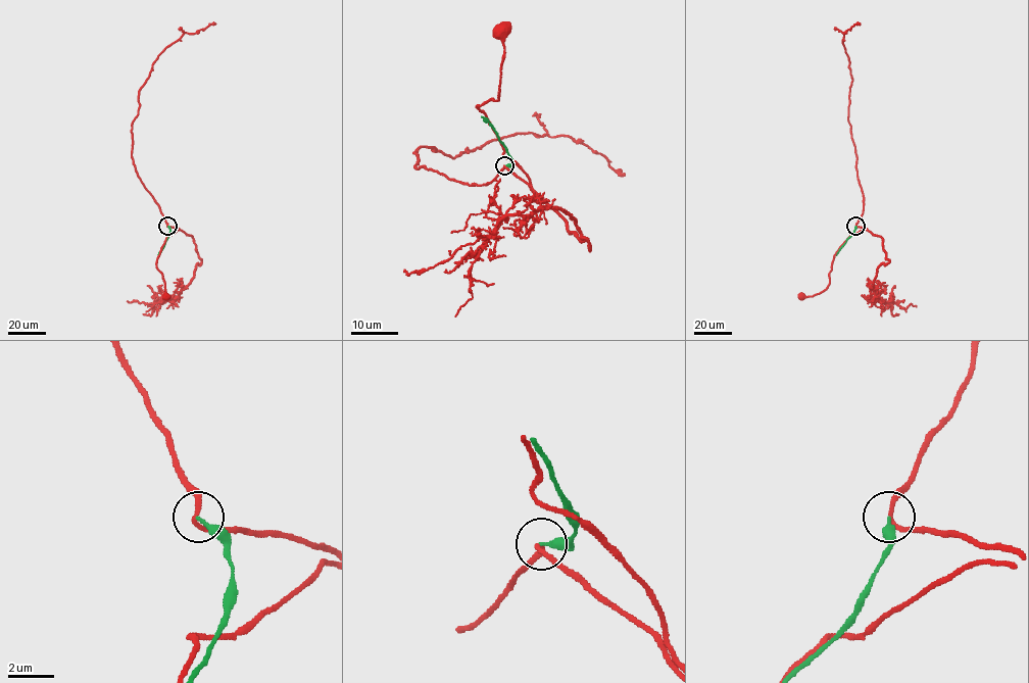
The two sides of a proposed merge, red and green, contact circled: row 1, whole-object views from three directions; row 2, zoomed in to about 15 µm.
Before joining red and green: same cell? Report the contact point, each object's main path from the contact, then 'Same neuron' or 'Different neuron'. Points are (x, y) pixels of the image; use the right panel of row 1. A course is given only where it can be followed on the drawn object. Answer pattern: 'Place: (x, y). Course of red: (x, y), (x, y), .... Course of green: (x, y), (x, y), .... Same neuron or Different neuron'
Place: (855, 226). Course of red: (855, 226), (863, 212), (863, 195), (848, 120), (852, 79), (842, 41), (843, 32), (860, 23). Course of green: (855, 226), (836, 254). Different neuron

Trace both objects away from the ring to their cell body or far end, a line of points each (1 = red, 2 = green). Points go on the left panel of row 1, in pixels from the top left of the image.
1: (167, 226), (138, 176), (131, 154), (139, 91), (167, 47), (185, 32), (194, 34), (215, 23)
2: (167, 226), (169, 234), (158, 254)

